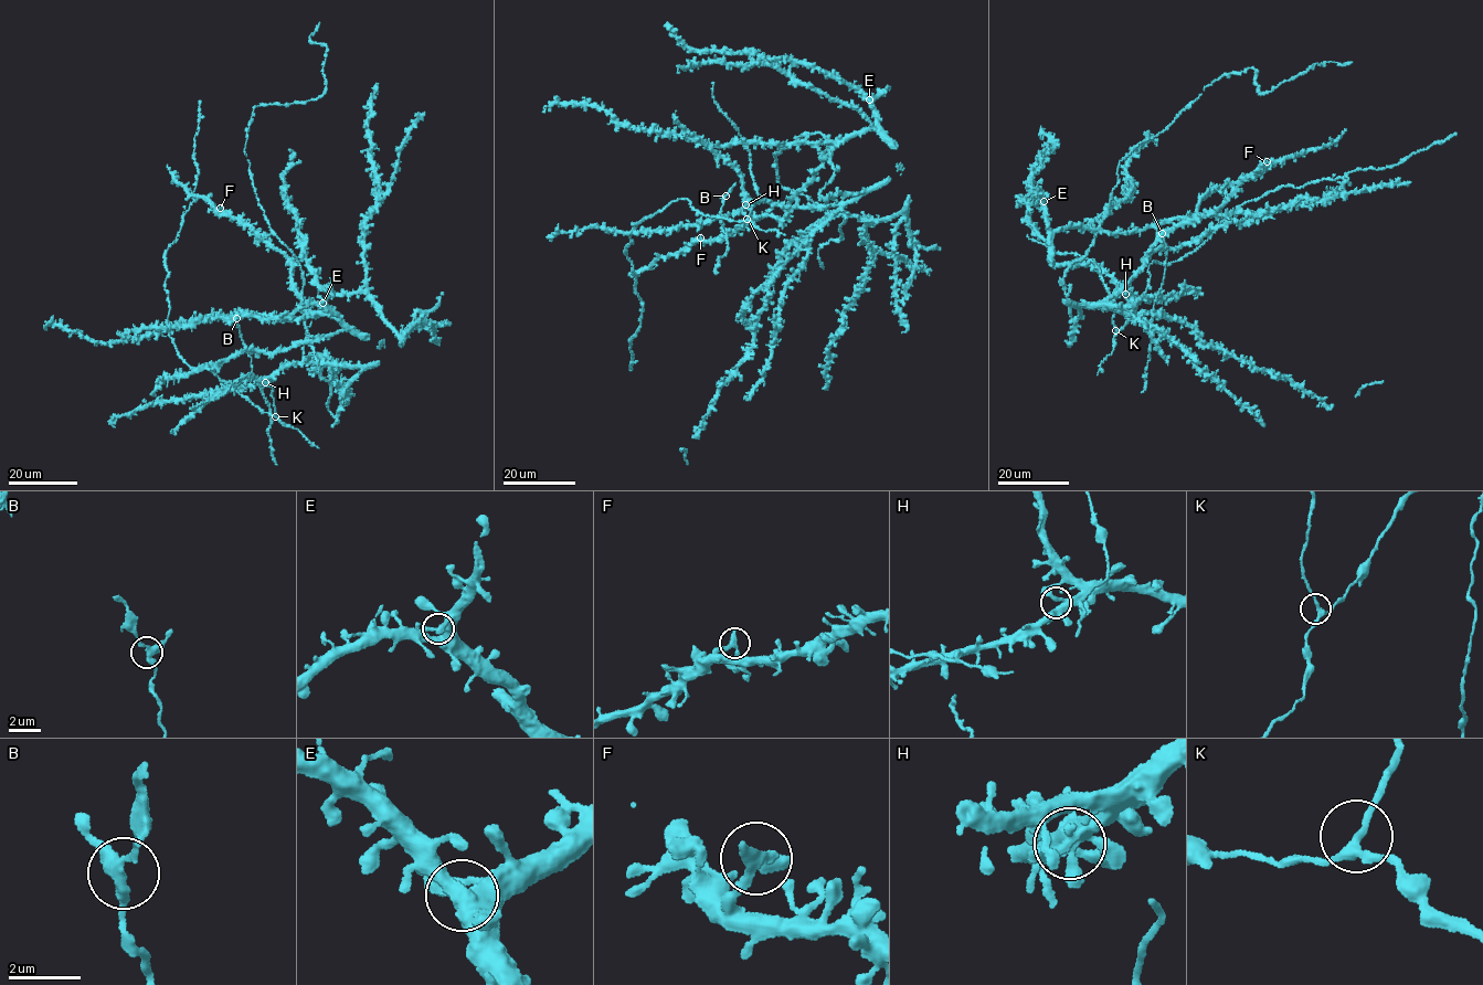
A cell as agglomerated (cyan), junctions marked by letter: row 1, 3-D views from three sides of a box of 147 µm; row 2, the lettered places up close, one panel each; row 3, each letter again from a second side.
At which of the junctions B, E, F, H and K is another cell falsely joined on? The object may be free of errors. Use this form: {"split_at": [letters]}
{"split_at": []}

